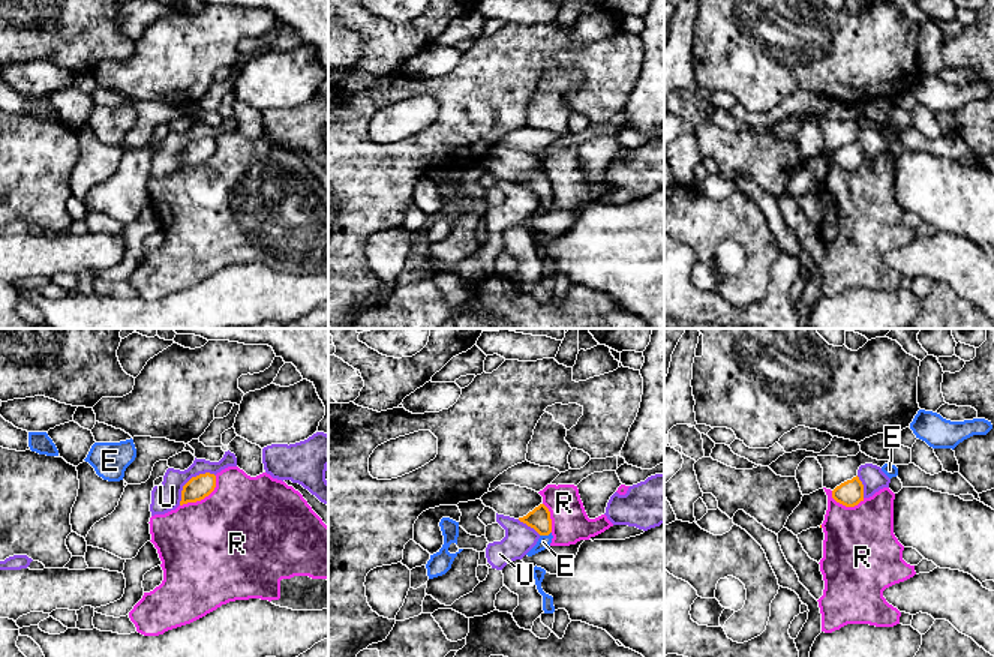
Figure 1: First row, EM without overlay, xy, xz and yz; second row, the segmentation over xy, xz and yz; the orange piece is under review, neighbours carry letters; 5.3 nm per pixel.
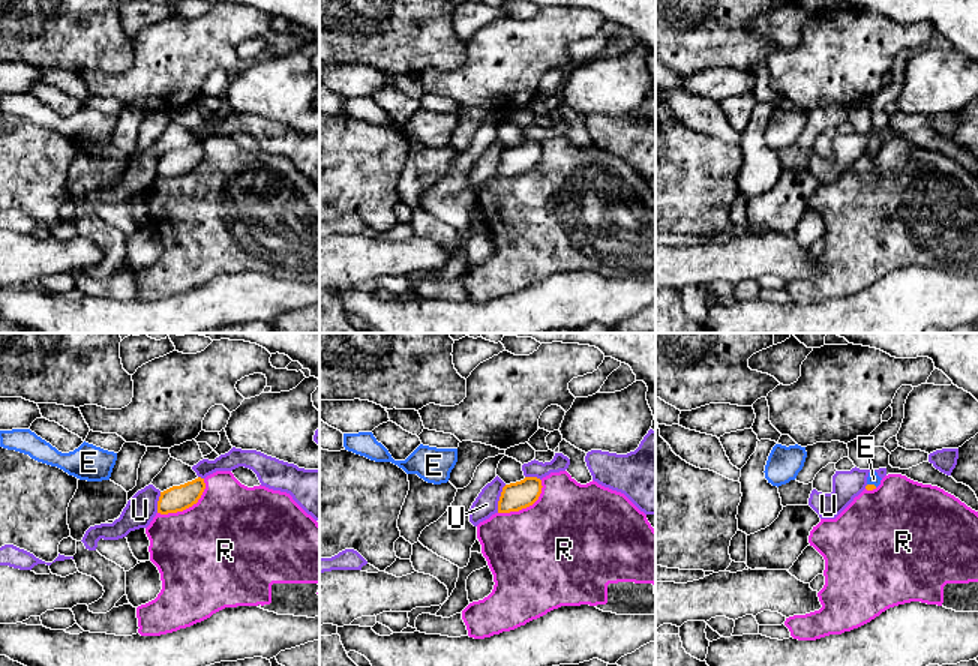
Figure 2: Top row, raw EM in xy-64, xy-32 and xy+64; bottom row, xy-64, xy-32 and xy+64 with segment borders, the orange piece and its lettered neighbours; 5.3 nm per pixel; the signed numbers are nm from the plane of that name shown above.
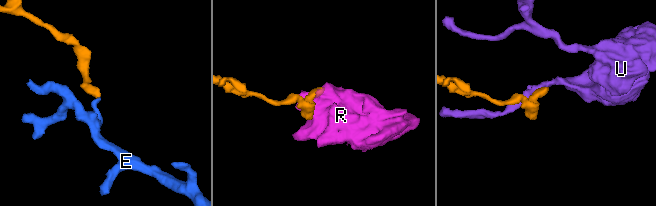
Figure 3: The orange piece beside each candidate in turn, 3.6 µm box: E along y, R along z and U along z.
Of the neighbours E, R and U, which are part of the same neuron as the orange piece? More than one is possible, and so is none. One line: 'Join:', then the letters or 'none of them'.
Join: E

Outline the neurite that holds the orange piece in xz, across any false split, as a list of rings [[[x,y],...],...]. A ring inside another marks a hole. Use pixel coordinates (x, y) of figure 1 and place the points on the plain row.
[[[540,168],[526,180],[519,182],[519,184],[534,192],[540,198],[537,208],[526,218],[528,220],[532,220],[550,210],[553,202],[552,183],[550,176],[544,168]]]

